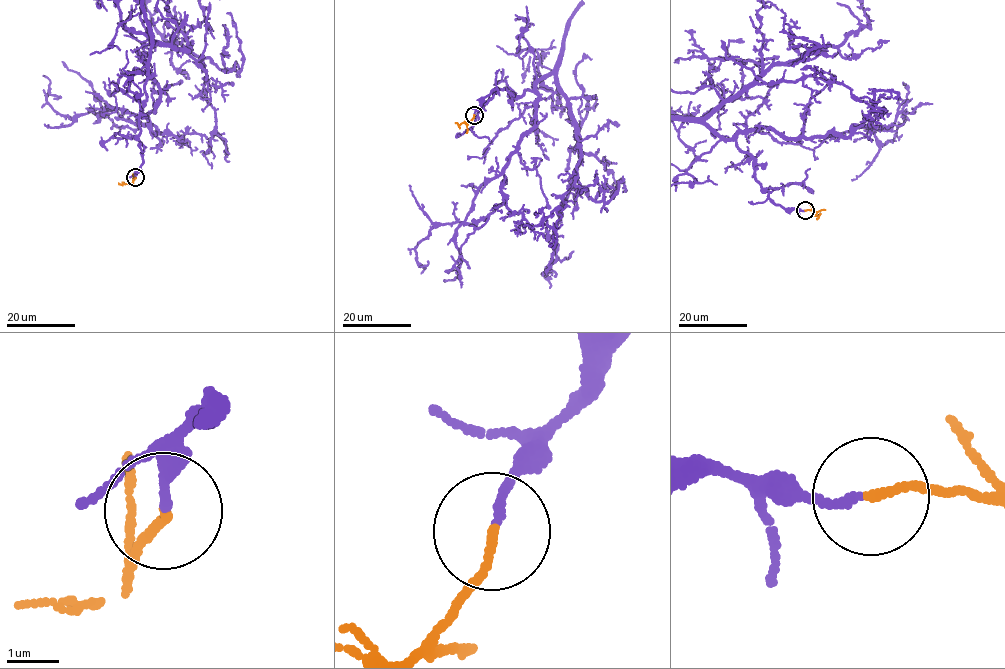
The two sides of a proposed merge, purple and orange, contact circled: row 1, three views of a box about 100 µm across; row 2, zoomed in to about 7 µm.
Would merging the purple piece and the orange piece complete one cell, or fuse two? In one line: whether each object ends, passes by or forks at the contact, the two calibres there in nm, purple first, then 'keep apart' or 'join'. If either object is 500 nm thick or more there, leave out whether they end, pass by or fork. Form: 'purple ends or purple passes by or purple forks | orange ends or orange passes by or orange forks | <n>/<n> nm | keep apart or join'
purple ends | orange ends | 140/150 nm | join

